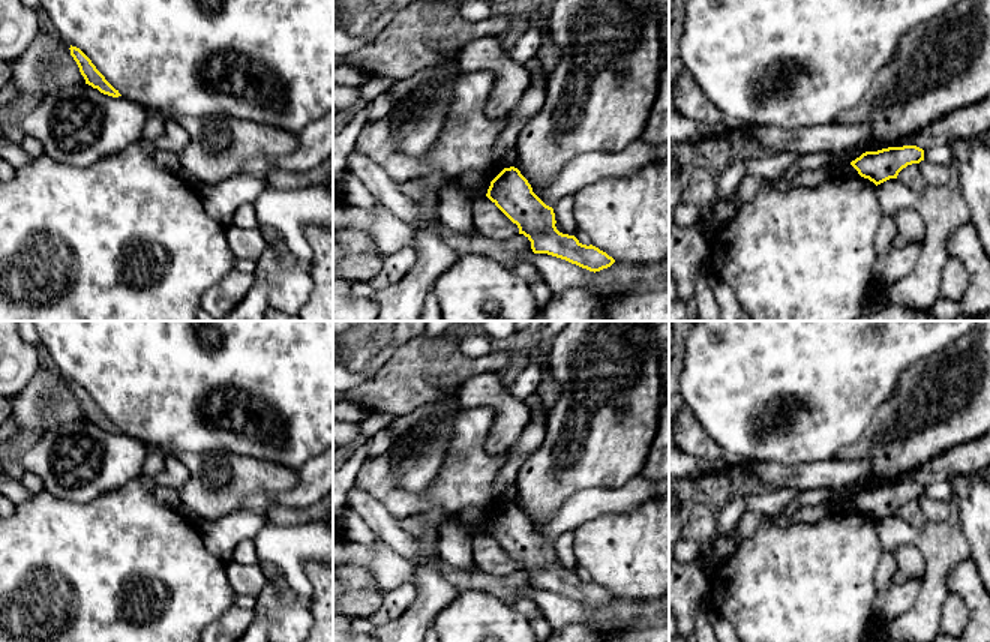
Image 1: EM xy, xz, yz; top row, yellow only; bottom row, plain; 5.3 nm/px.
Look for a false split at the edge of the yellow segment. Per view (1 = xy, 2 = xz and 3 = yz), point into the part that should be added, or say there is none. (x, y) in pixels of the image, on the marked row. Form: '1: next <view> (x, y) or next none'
1: next none
2: next none
3: next none

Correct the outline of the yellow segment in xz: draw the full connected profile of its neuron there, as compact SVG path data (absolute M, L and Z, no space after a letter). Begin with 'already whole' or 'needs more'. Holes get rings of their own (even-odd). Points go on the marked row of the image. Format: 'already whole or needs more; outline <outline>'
already whole; outline M504 168L490 182L486 196L518 225L519 234L531 242L534 254L548 254L594 273L615 262L598 248L582 244L574 236L560 232L554 208L532 192L518 168Z

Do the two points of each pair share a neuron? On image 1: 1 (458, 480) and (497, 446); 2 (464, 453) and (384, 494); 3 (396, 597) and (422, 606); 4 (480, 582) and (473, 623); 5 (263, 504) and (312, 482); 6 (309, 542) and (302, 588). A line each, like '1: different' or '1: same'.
1: different
2: same
3: different
4: different
5: same
6: same

